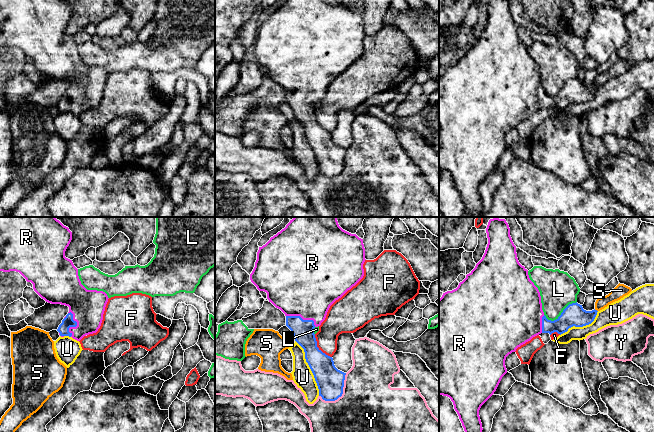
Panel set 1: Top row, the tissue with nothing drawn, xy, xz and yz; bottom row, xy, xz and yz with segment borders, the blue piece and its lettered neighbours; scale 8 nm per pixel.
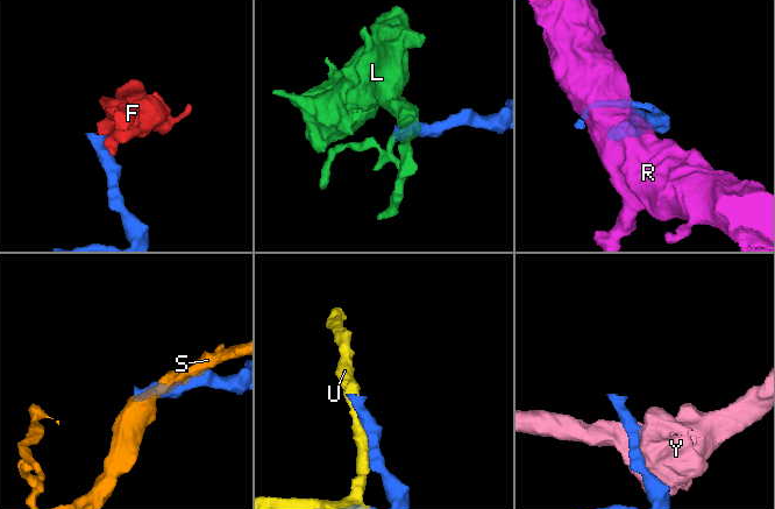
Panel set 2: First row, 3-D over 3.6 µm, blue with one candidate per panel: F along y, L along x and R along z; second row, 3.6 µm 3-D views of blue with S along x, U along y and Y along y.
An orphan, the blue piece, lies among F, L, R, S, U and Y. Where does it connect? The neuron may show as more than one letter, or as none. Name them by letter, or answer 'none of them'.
R

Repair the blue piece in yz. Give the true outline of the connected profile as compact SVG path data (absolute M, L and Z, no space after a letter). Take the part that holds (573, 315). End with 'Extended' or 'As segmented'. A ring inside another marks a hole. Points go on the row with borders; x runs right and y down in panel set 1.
M499 218L490 219L486 228L486 233L488 244L482 259L476 264L475 268L466 275L466 278L459 283L456 289L443 293L442 297L439 299L439 395L447 396L451 399L465 432L482 432L483 428L479 416L479 410L494 394L502 377L507 373L505 360L509 354L515 352L518 347L541 333L549 333L551 335L552 333L557 332L561 335L573 326L583 327L589 325L594 321L598 312L595 309L592 311L586 311L583 309L582 305L576 302L569 304L556 320L548 320L542 310L541 296L538 288L530 280L528 270L518 261L516 246L510 236L510 228L506 220Z. Extended

